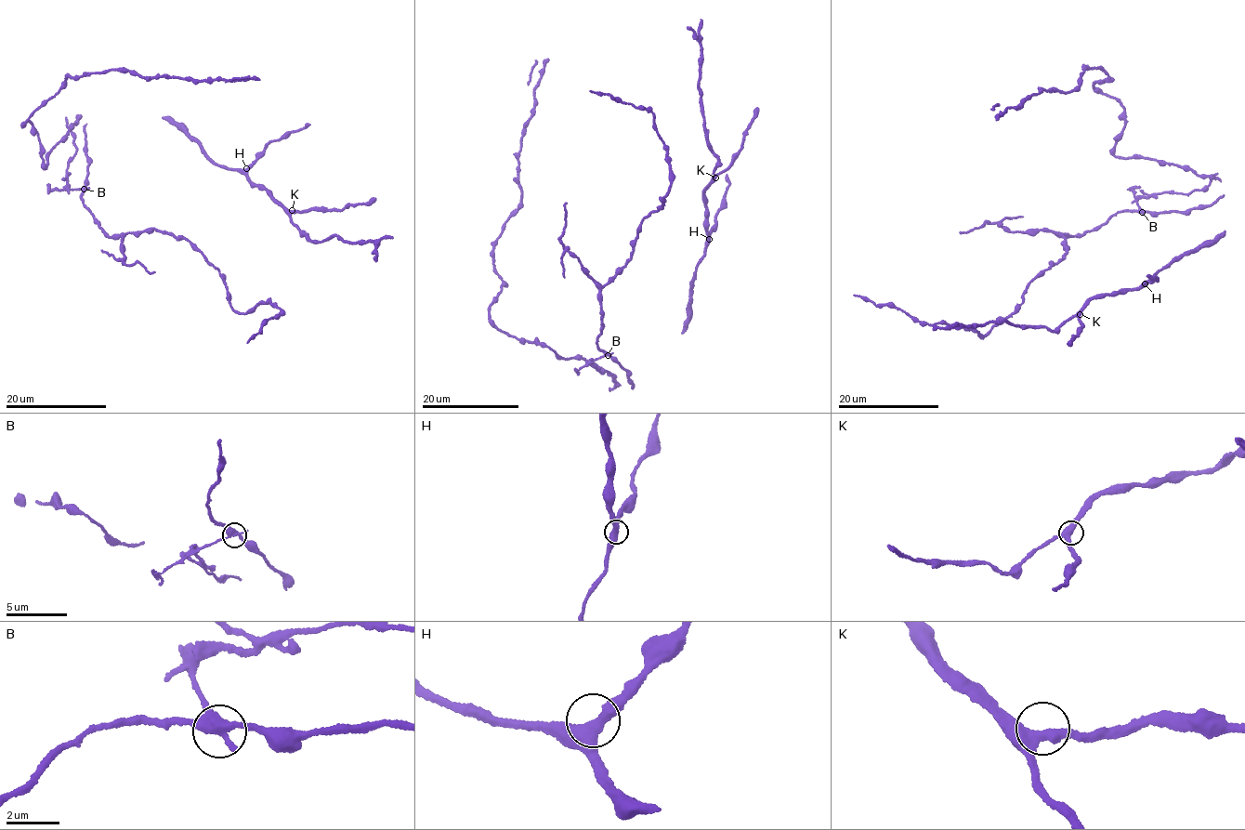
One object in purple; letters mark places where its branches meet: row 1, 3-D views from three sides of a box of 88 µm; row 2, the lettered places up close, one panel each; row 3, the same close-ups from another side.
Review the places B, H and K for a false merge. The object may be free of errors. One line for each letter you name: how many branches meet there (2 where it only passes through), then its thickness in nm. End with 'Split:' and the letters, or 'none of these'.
B: Branches: 3. Thickness 360 nm
Split: B

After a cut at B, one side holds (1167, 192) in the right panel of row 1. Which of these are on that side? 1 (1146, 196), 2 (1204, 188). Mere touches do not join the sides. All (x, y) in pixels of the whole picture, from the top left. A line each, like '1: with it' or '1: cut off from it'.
1: with it
2: with it

